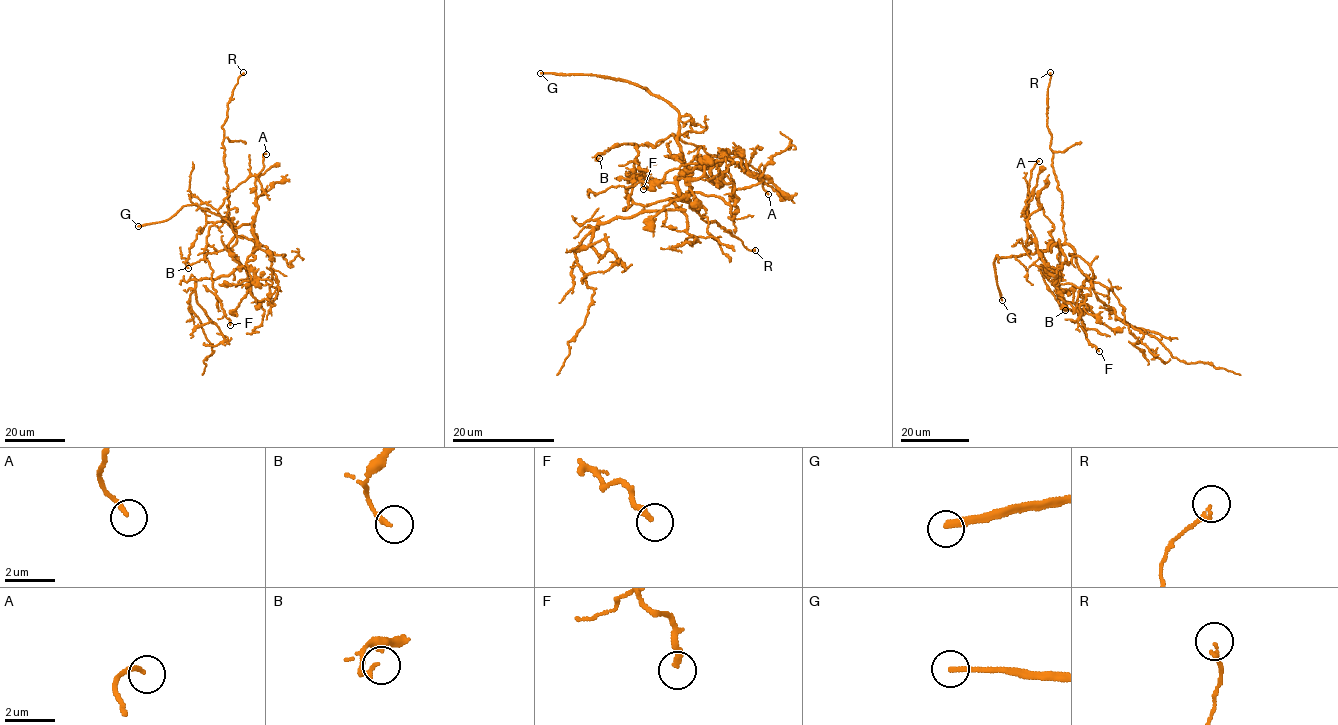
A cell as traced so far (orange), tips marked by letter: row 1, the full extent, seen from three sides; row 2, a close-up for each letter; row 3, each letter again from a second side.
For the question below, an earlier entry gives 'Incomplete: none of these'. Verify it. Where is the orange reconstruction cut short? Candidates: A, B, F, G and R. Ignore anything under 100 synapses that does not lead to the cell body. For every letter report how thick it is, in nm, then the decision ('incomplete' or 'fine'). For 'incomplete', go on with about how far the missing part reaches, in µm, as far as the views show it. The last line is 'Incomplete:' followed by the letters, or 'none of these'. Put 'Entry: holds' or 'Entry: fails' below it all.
A: 170 nm | fine
B: 180 nm | fine
F: 240 nm | fine
G: 240 nm | incomplete | 35 µm
R: 170 nm | fine
Incomplete: G
Entry: fails

